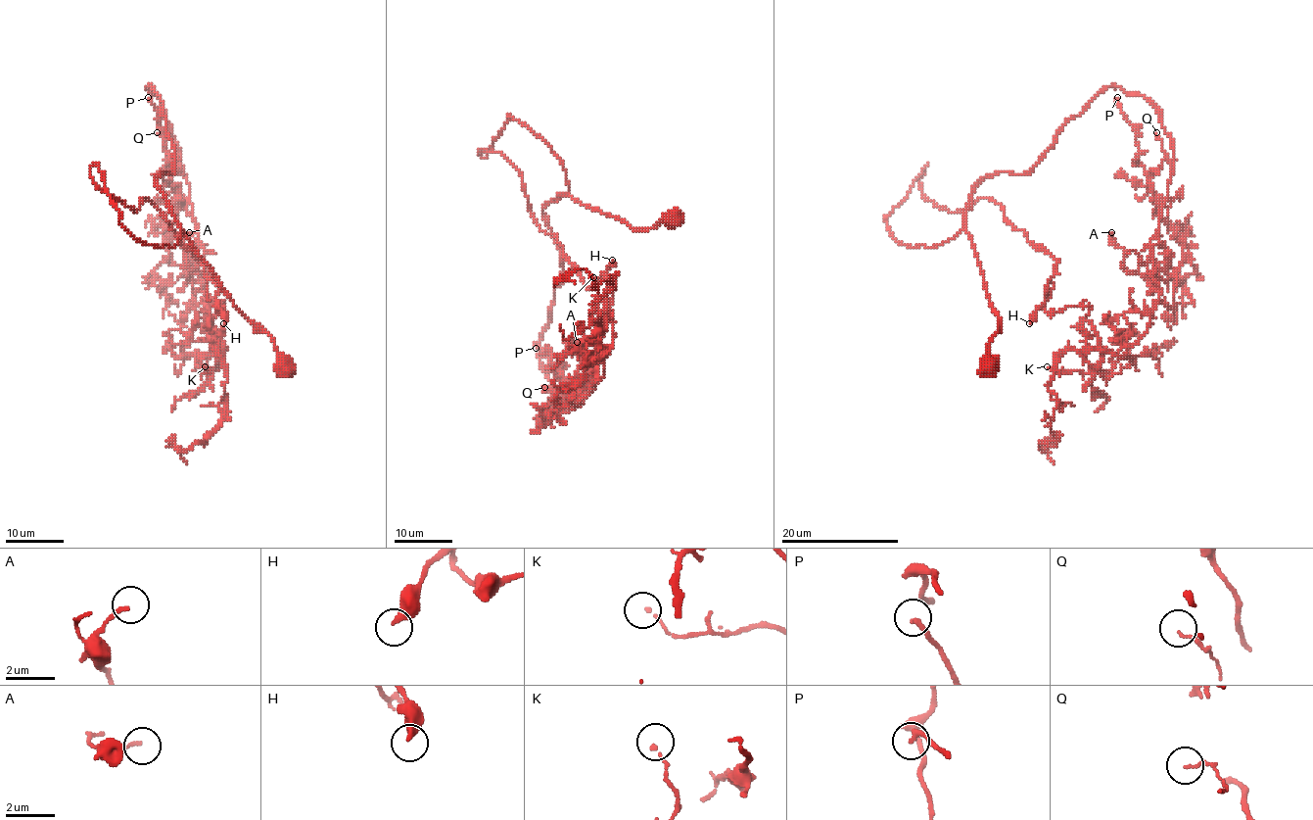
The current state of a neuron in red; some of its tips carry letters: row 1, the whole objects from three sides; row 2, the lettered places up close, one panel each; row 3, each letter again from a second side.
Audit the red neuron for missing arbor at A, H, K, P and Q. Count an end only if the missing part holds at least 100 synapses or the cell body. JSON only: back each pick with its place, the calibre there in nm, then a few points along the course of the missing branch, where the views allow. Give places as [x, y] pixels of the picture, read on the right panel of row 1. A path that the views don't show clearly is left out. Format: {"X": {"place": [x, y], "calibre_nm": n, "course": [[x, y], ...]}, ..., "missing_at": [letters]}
{"missing_at": []}

